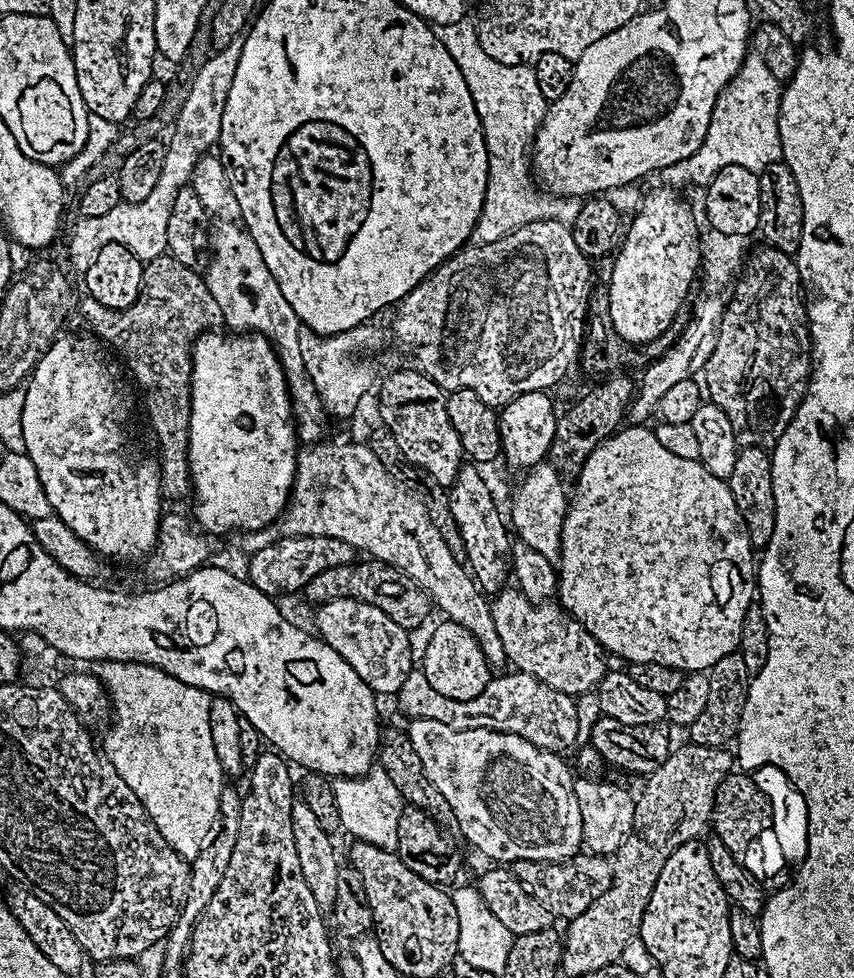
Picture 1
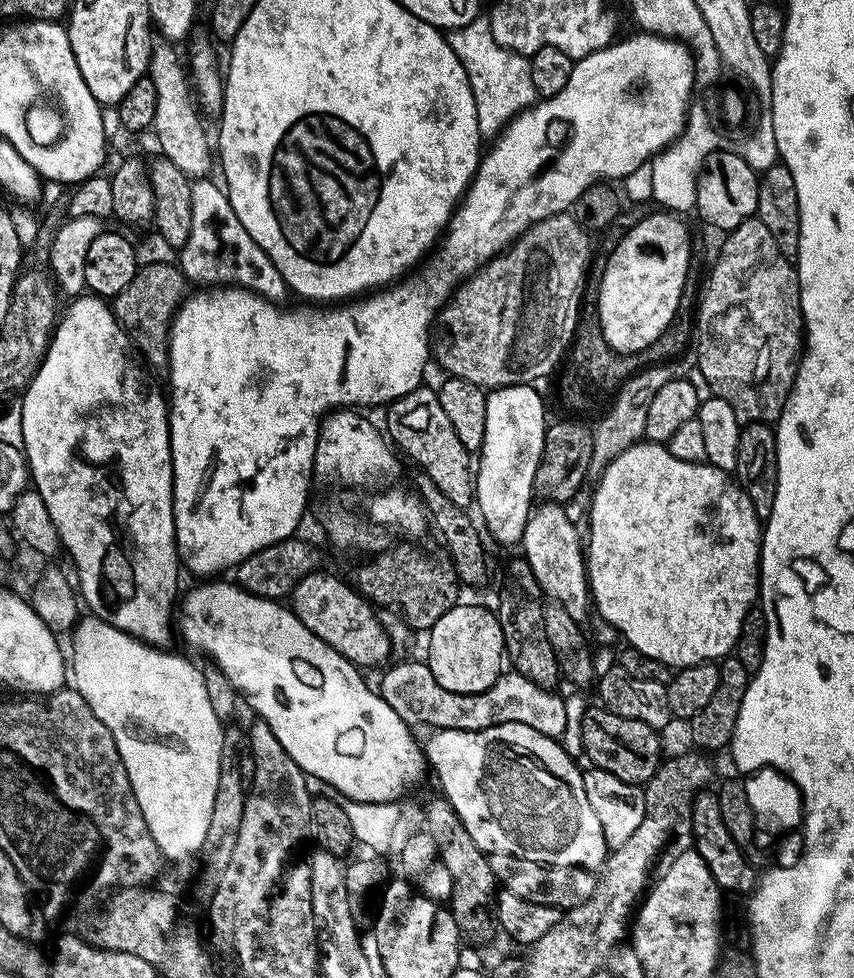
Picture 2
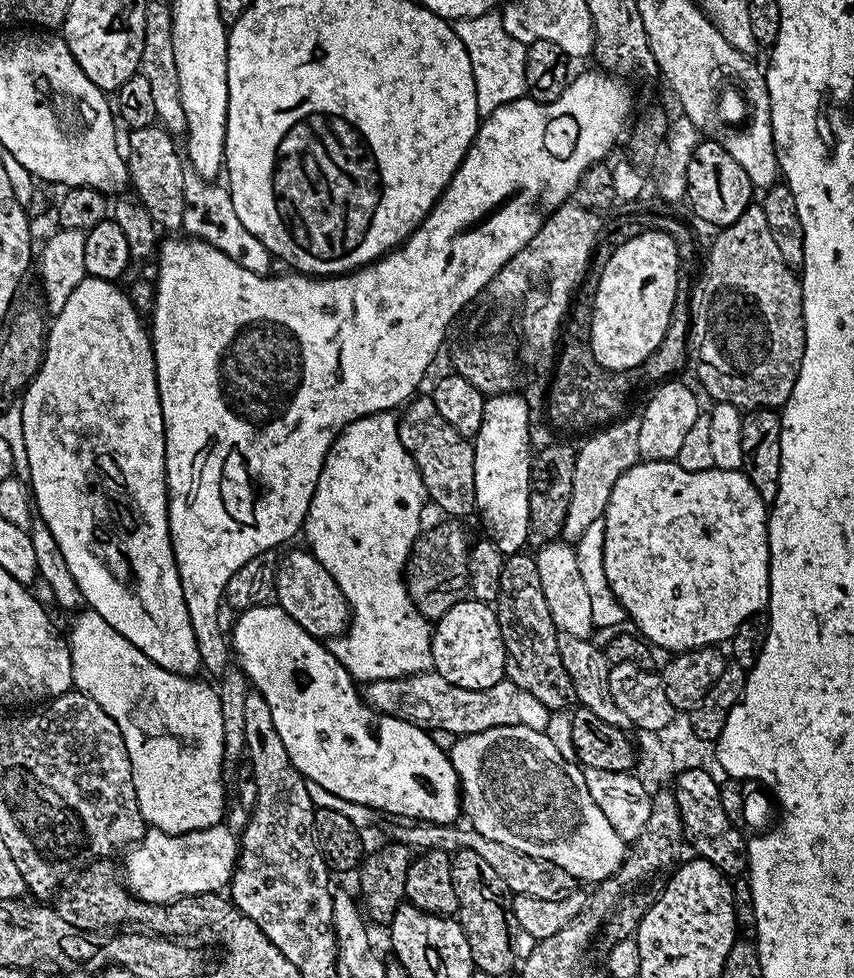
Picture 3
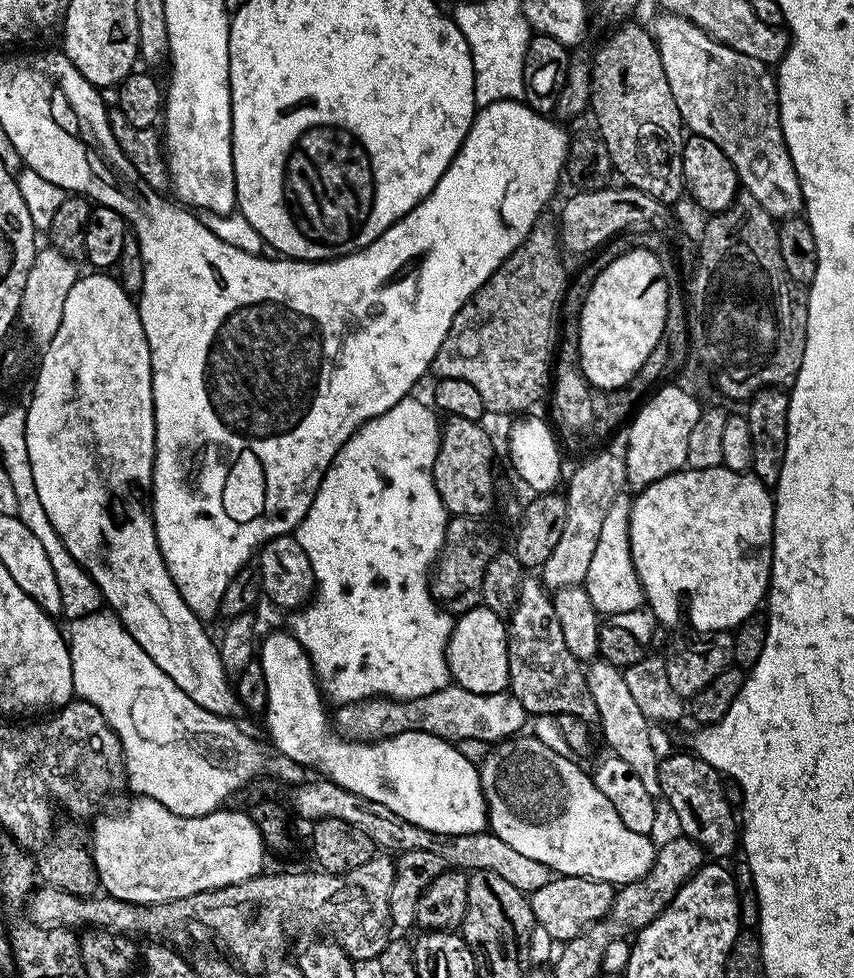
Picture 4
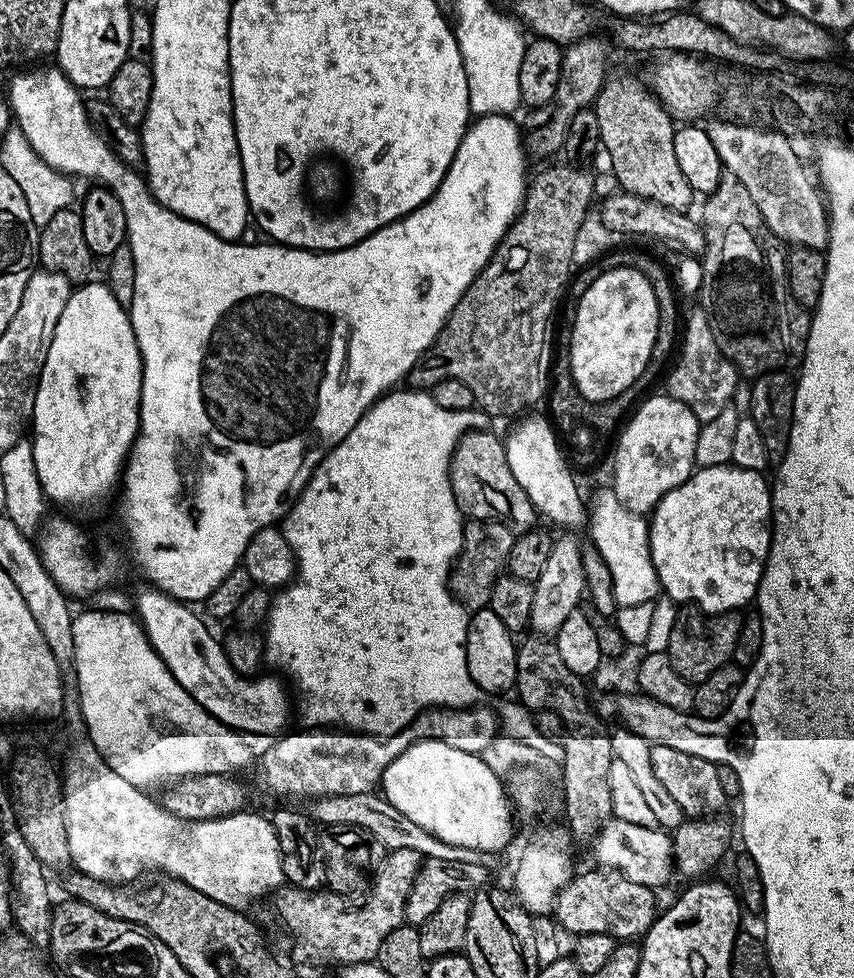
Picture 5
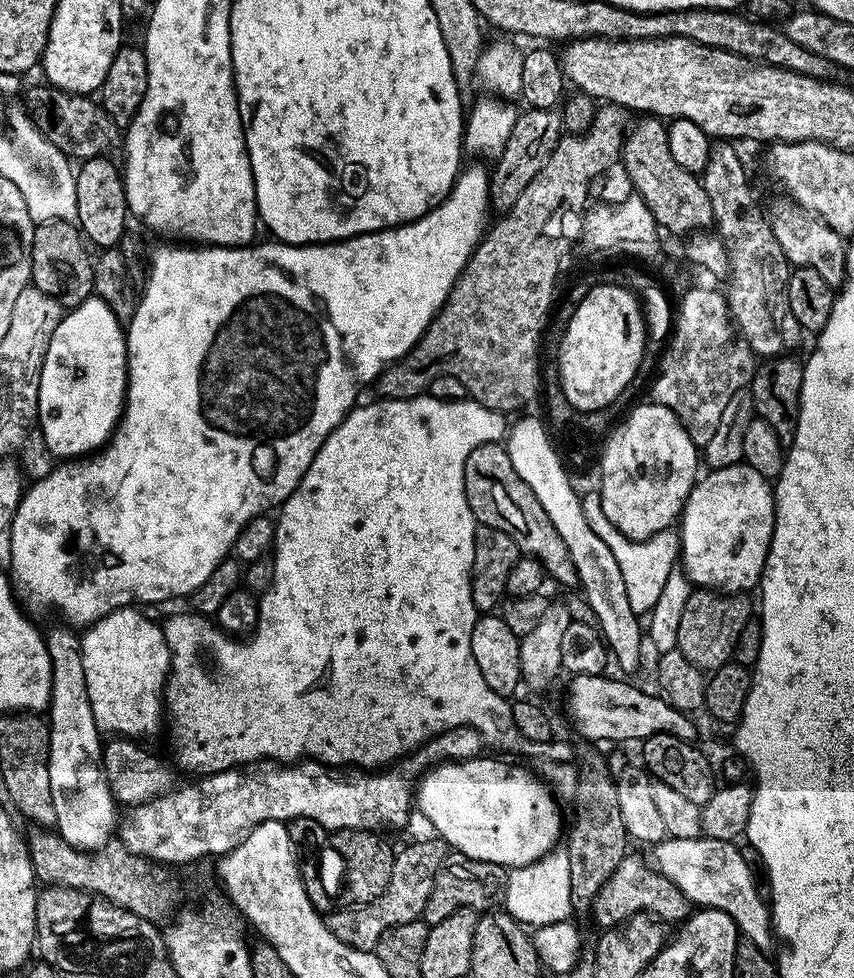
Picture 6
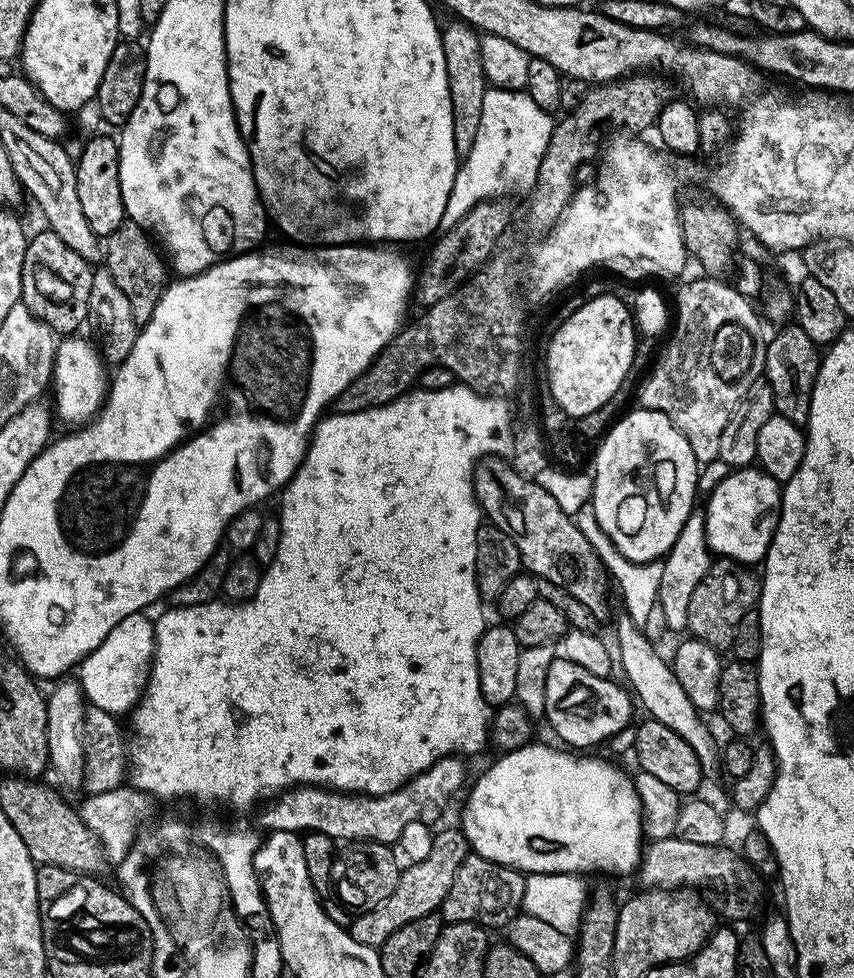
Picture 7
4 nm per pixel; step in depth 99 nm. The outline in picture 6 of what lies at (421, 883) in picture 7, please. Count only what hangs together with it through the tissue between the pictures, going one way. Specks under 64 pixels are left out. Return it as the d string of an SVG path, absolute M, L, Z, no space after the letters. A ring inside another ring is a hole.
M431 839L408 844L396 852L388 889L377 900L373 900L371 904L347 906L348 908L340 908L337 912L332 910L327 913L328 928L334 934L334 938L346 942L346 946L354 946L363 952L375 952L378 938L387 928L423 917L426 898L430 898L436 871L446 859L445 845L439 839Z

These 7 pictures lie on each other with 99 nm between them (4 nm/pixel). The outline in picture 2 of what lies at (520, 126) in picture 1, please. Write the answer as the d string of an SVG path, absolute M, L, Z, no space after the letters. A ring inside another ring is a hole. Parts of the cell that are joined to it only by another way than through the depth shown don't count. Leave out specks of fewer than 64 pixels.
M484 34L478 37L469 46L468 56L466 52L463 61L472 87L472 97L476 103L476 117L481 137L499 137L515 116L537 103L538 97L534 90L529 59L516 54L502 54L500 45L492 39L491 35Z

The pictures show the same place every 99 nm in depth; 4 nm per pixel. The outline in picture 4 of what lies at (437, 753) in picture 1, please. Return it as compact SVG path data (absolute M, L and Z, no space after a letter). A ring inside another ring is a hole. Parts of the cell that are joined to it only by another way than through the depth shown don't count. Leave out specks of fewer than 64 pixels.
M517 734L507 740L499 741L493 748L496 749L484 761L479 761L478 771L482 794L488 807L488 828L495 836L502 838L502 842L506 842L506 846L520 851L525 858L534 858L537 862L542 862L546 867L551 868L553 873L562 876L585 876L591 880L601 880L613 886L623 886L647 874L656 857L657 845L652 844L653 837L651 835L643 836L630 830L630 826L626 826L626 822L622 822L622 818L618 818L618 810L614 810L614 806L610 806L610 798L606 798L606 794L602 794L602 790L598 790L595 779L589 773L587 776L575 764L575 762L577 763L575 759L550 750L550 746L544 745L539 738L531 734Z

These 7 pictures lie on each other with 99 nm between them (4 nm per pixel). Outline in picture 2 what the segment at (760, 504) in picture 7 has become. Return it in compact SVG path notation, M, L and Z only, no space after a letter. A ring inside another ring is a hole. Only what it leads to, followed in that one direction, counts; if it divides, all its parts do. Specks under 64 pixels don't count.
M641 442L622 450L614 462L610 462L595 481L596 493L592 496L592 509L586 515L586 563L588 566L588 587L598 616L610 627L615 628L629 648L636 648L646 658L654 658L668 665L669 669L679 670L695 664L719 661L736 647L736 639L742 630L746 614L758 600L760 591L760 542L762 520L756 515L750 498L729 473L715 468L710 463L695 464L674 458L664 444Z

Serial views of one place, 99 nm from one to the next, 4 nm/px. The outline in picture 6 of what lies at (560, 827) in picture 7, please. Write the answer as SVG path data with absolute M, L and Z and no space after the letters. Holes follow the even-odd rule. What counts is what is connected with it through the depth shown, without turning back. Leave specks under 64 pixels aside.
M500 758L484 759L438 764L425 771L414 792L415 807L432 823L433 830L437 832L433 833L449 849L455 850L461 856L469 856L482 862L494 862L509 870L538 862L562 840L557 797L539 775L531 776L524 768L507 768Z

